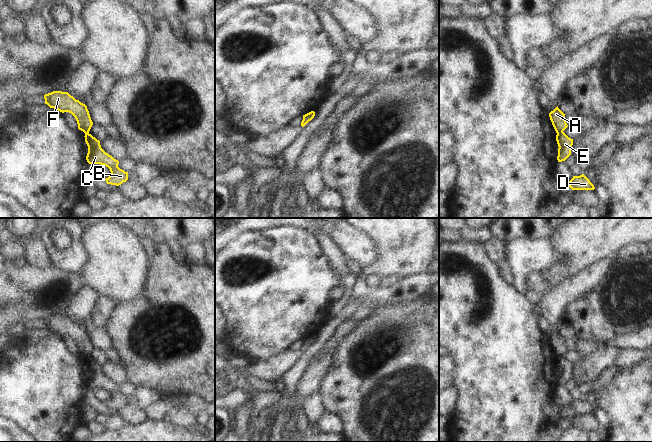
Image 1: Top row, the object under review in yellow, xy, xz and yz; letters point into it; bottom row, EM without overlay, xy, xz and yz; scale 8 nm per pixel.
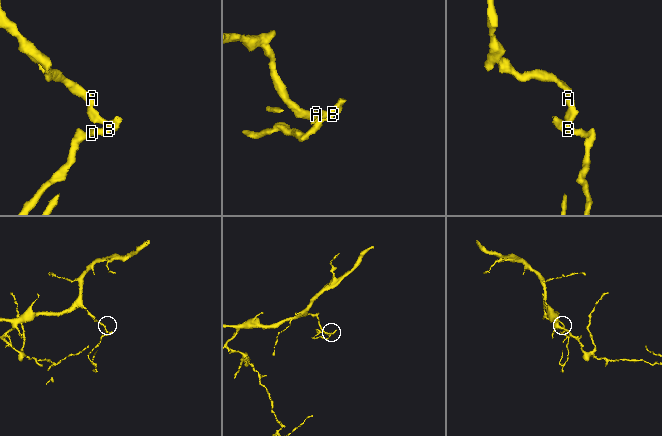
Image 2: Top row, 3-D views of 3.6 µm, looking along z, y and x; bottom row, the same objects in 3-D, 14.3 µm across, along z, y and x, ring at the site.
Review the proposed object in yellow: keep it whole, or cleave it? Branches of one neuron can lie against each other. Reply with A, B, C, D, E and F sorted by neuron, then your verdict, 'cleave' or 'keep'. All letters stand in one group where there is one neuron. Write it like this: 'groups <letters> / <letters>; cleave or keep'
groups A F / B C D E; cleave

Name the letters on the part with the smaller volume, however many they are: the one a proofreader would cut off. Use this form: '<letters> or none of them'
B, C, D, E

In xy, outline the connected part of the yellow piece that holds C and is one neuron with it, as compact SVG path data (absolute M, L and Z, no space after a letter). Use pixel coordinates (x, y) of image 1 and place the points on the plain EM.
M85 357L85 366L88 370L86 384L89 388L101 388L110 393L110 400L106 402L106 407L119 410L128 404L128 396L118 391L119 385L106 377L97 364L89 357Z

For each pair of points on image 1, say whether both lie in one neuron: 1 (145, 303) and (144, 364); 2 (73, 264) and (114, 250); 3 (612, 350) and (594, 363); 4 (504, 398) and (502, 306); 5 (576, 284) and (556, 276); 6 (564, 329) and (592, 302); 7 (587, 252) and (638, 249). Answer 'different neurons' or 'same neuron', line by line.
1: same neuron
2: different neurons
3: same neuron
4: same neuron
5: different neurons
6: same neuron
7: different neurons

